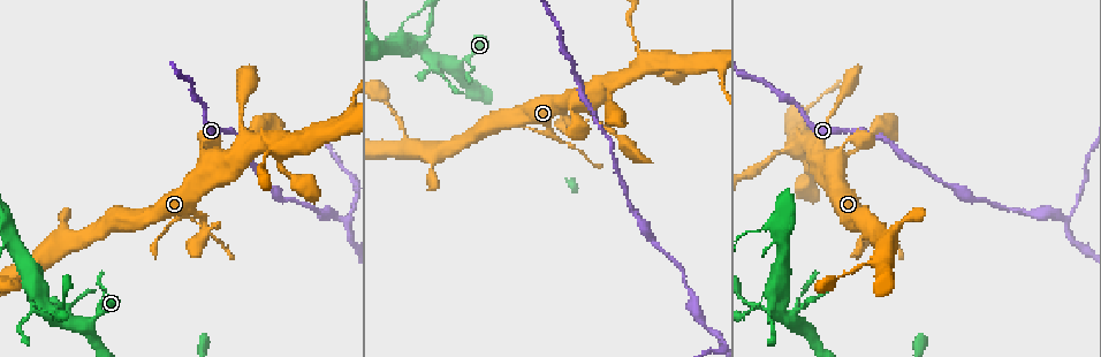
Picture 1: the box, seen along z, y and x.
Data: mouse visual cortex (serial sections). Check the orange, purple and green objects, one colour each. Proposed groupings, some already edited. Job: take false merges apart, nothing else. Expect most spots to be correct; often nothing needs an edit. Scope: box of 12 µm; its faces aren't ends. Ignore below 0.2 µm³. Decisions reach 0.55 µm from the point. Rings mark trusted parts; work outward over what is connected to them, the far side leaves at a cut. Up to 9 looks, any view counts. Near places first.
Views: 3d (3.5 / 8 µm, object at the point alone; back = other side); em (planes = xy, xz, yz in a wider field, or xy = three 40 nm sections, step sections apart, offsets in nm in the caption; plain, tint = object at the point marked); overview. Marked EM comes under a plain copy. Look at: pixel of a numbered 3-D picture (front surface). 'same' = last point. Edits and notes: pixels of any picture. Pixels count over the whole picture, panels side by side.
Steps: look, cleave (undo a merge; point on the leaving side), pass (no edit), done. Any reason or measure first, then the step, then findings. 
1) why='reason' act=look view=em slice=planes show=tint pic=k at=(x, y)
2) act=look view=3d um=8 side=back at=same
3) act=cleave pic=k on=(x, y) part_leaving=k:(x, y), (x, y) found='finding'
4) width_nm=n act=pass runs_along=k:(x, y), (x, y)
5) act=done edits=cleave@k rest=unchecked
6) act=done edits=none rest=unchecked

why='calibre changes' act=look view=3d um=3.5 pic=1 at=(626, 140)

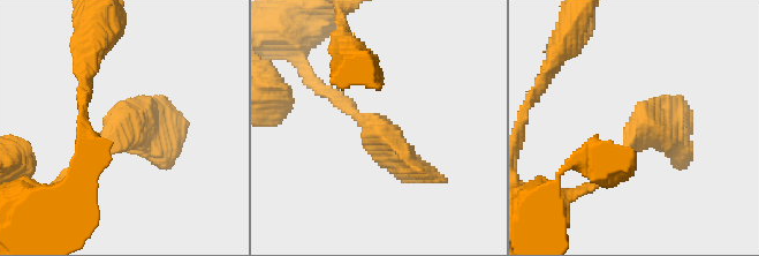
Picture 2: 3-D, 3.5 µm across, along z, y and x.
why='now the EM' act=look view=em slice=xy step=5 show=tint pic=2 at=(379, 128)

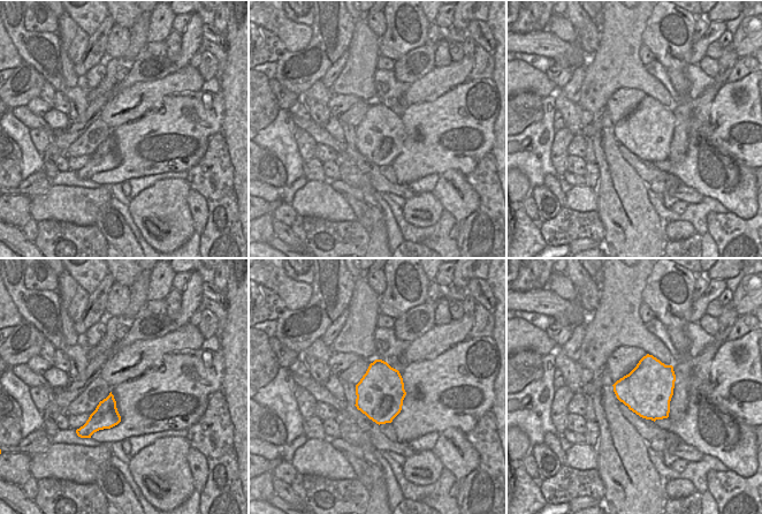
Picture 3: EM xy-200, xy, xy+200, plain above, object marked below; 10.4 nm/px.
why='another direction' act=look view=em slice=planes show=tint at=same

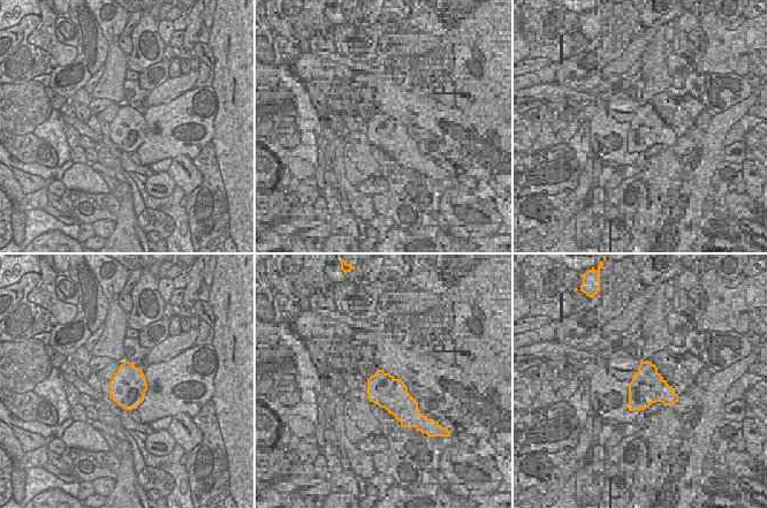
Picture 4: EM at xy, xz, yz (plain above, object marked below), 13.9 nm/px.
width_nm=500 act=pass runs_along=2:(325, 88), (409, 167), (431, 173) found='one cell here'

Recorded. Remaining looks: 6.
why='sudden change in width' act=look view=3d um=3.5 pic=1 at=(281, 152)

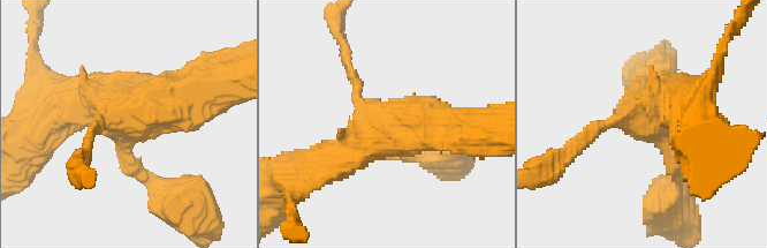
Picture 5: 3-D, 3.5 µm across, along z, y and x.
arms=4 arm_widths_nm=150,200,450,600 why='need the tissue' act=look view=em slice=planes show=tint pic=5 at=(656, 127)

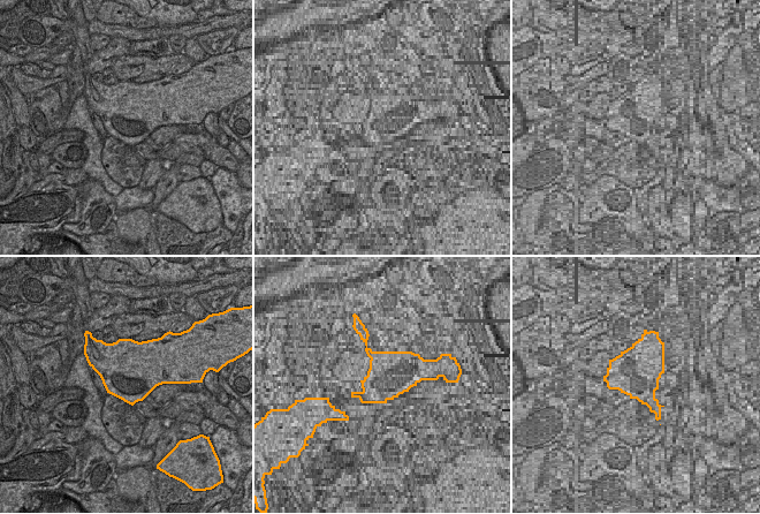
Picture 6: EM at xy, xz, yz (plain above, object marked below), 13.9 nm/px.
act=pass runs_along=5:(313, 167), (395, 129), (455, 129) found='continuous, no second cell'

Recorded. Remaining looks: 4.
why='looks like a crossing' act=look view=3d um=3.5 pic=1 at=(778, 311)

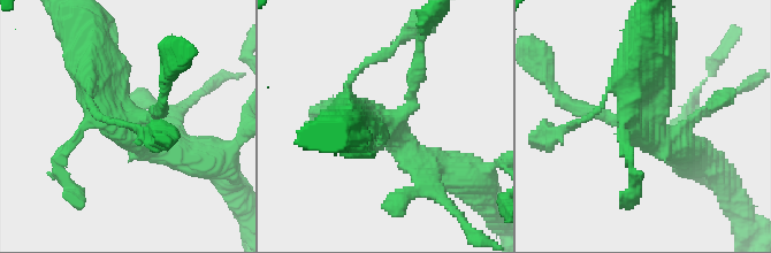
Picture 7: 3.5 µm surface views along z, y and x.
why='need the tissue' act=look view=em slice=planes show=tint pic=7 at=(390, 126)

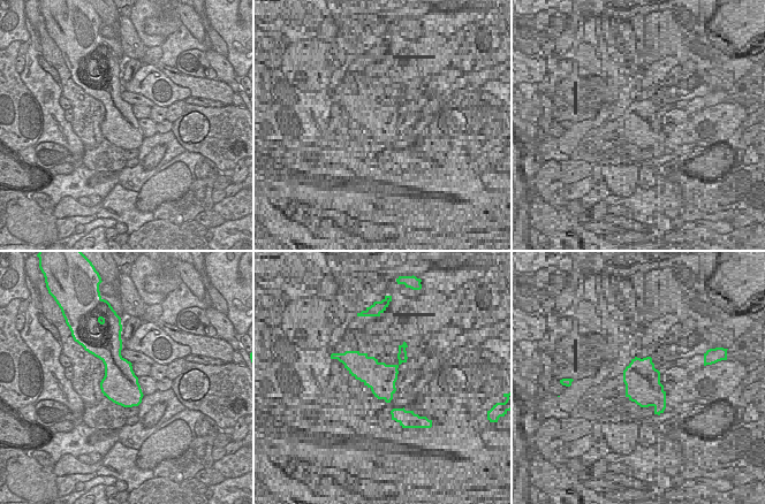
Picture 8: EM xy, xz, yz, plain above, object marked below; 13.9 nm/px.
act=look view=em slice=xy step=5 show=tint at=same

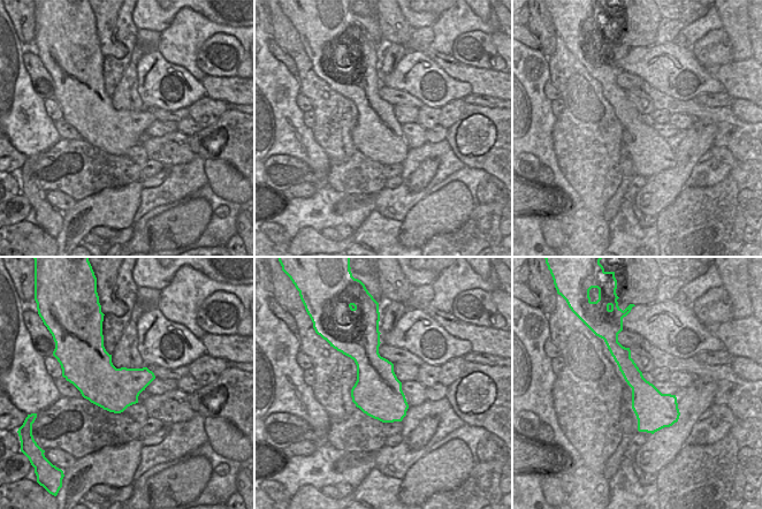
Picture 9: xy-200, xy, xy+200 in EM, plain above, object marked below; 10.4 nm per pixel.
width_nm=500 act=pass runs_along=7:(181, 151), (142, 140), (85, 59) found='all the same cell'

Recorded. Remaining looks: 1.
act=done edits=none rest=unchecked

